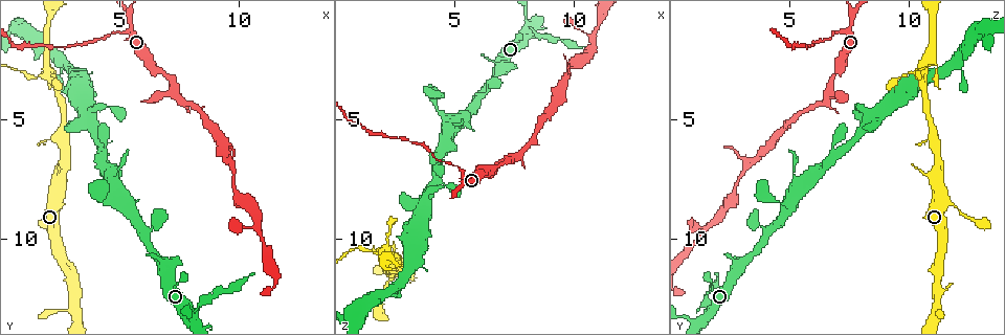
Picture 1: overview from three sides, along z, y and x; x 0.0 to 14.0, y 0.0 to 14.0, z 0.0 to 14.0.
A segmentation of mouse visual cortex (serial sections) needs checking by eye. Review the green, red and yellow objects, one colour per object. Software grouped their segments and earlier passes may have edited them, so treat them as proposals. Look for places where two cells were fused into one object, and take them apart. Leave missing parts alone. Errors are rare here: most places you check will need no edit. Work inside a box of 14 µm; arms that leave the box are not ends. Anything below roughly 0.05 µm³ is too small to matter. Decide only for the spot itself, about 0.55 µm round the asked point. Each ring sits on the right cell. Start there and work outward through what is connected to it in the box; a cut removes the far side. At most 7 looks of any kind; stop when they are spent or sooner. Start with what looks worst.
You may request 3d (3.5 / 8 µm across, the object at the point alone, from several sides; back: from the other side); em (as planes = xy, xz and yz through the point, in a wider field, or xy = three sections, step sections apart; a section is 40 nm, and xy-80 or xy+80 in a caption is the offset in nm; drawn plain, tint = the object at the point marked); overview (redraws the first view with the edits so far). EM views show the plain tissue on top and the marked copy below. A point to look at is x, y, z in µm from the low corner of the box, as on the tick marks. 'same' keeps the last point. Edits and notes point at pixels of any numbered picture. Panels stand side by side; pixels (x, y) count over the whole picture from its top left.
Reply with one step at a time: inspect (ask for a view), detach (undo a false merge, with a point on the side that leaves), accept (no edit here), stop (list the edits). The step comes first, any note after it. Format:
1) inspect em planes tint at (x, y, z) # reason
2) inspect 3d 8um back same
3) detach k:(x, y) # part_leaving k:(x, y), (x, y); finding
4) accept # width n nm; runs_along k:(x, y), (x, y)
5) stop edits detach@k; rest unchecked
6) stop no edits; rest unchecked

inspect 3d 3.5um at (5.0, 1.3, 6.8) # thick turns thin

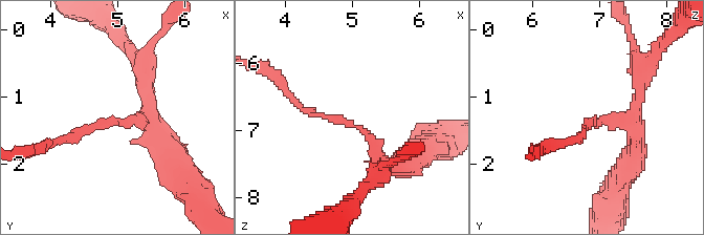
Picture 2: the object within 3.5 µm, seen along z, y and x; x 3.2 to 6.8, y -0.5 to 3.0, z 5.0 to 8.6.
inspect em planes tint at (4.95, 1.40, 6.90) # arm_widths 100, 250 nm

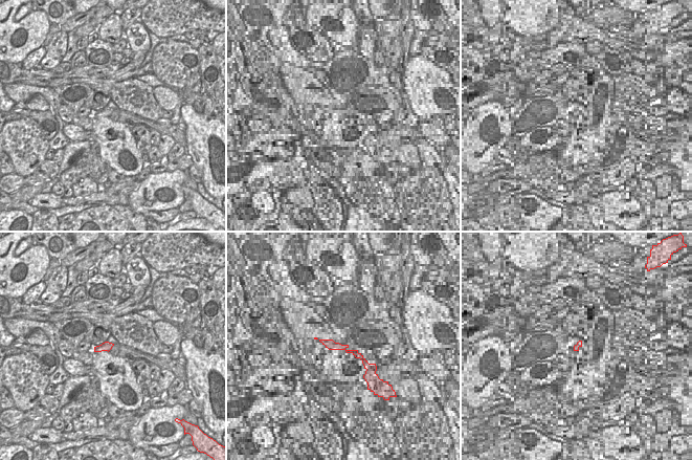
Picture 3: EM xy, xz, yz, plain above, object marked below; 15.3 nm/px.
detach 2:(90, 128) # part_leaving 2:(122, 122), (102, 122), (41, 147); two cells meet here

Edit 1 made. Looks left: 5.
inspect 3d 8um back at (2.0, 3.0, 10.6) # narrows sharply

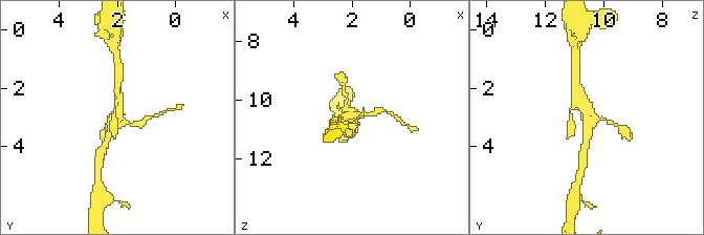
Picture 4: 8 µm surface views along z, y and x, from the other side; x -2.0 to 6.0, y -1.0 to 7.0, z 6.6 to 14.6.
inspect 3d 3.5um back at (1.9, 3.0, 10.5)

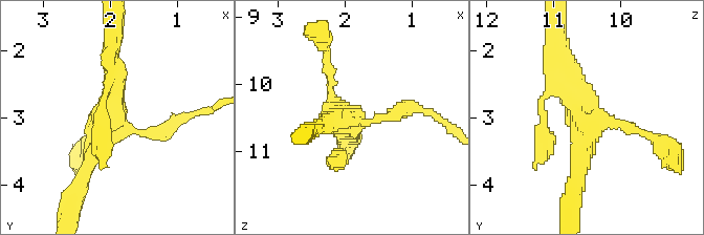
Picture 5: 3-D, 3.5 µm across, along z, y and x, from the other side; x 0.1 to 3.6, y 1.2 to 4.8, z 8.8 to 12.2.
accept # runs_along 5:(82, 175), (114, 118), (111, 52); continuous, no second cell

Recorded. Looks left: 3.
inspect 3d 3.5um at (4.8, 7.9, 5.3)

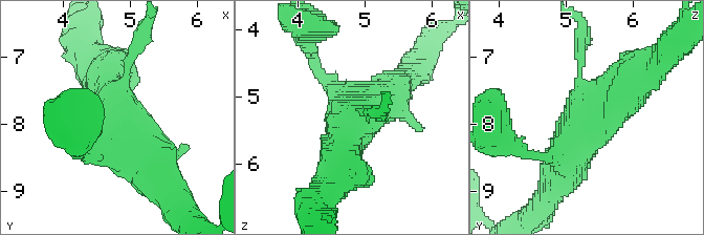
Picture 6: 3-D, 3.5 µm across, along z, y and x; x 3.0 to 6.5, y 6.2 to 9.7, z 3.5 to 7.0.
inspect em xy step 3 tint at (4.75, 7.80, 5.40)

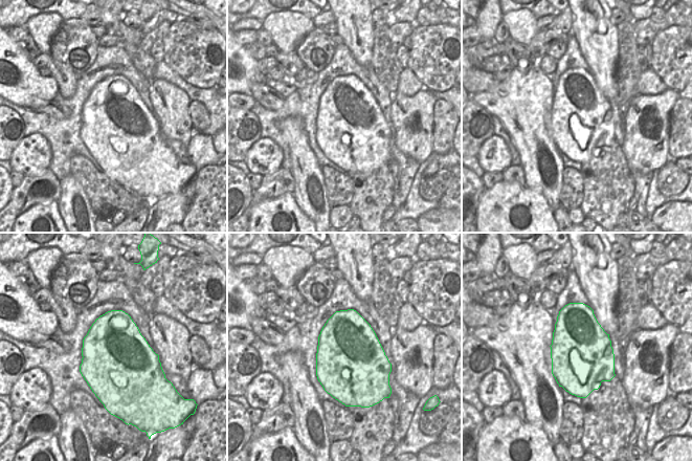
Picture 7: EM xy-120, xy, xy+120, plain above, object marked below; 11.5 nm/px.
accept # width 800 nm; runs_along 6:(565, 162), (589, 116), (645, 71); all the same cell

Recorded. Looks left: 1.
stop edits detach@2; rest unchecked

